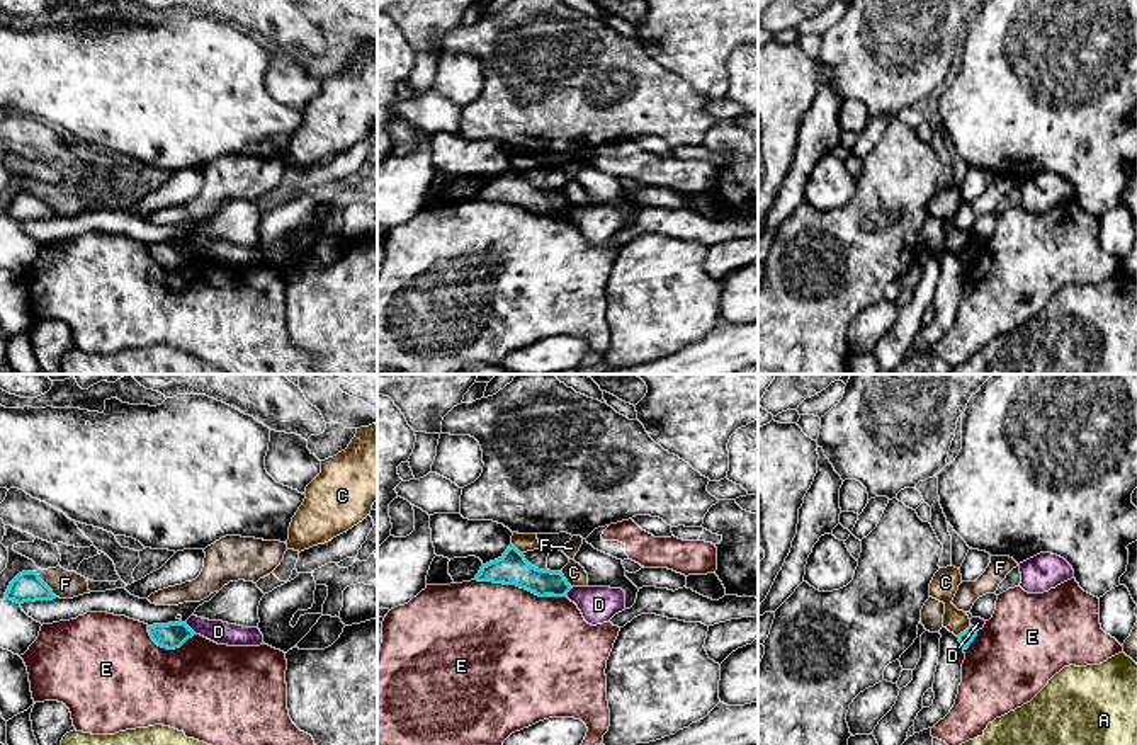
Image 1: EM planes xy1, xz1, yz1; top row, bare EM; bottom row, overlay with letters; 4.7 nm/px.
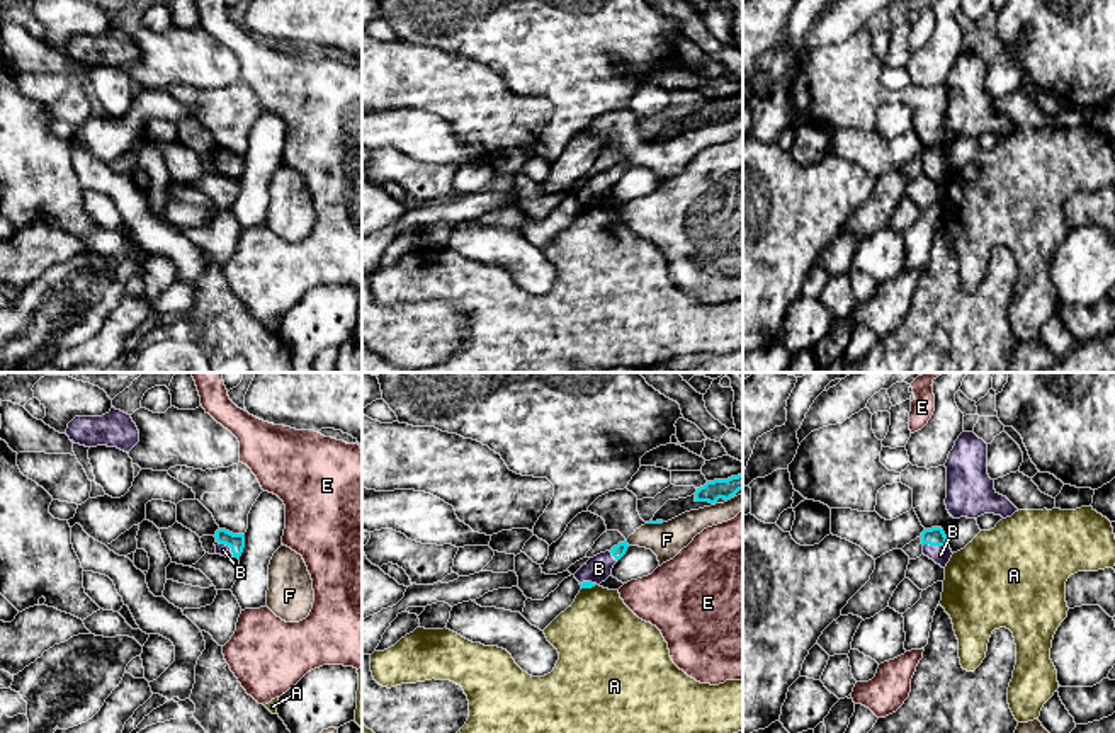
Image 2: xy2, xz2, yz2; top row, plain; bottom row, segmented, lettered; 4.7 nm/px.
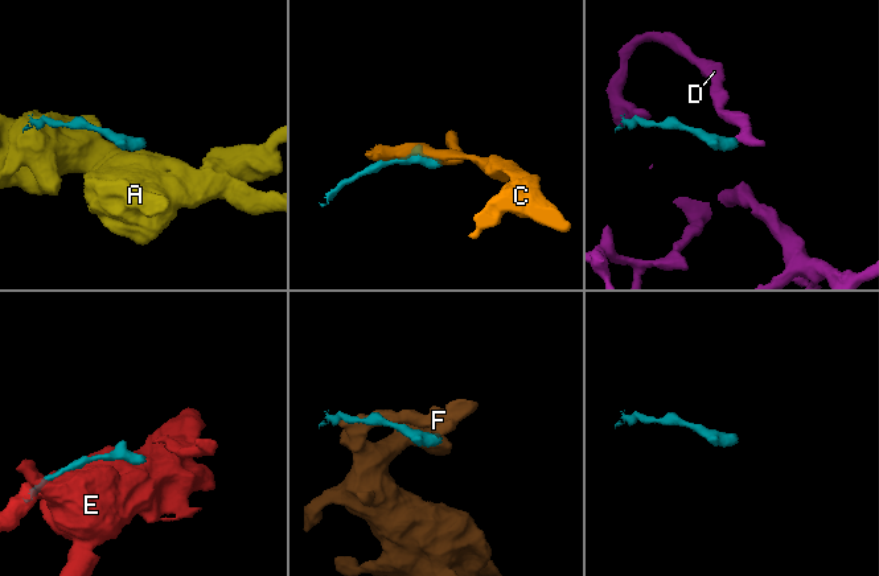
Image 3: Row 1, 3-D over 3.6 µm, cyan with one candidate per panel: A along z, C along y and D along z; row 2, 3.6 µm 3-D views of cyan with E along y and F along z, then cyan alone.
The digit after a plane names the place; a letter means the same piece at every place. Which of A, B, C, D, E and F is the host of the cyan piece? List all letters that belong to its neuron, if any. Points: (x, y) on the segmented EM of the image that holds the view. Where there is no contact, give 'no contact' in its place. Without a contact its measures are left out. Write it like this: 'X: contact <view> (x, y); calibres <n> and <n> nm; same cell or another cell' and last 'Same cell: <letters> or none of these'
A: contact xz2 (588, 587); calibres 30 and 400 nm; another cell
B: contact yz2 (935, 545); calibres 90 and 90 nm; same cell
C: contact xz1 (566, 580); calibres 140 and 100 nm; another cell
D: contact xy1 (189, 628); calibres 120 and 110 nm; another cell
E: contact xz1 (510, 584); calibres 160 and 480 nm; another cell
F: contact xy1 (45, 584); calibres 140 and 130 nm; another cell
Same cell: B

